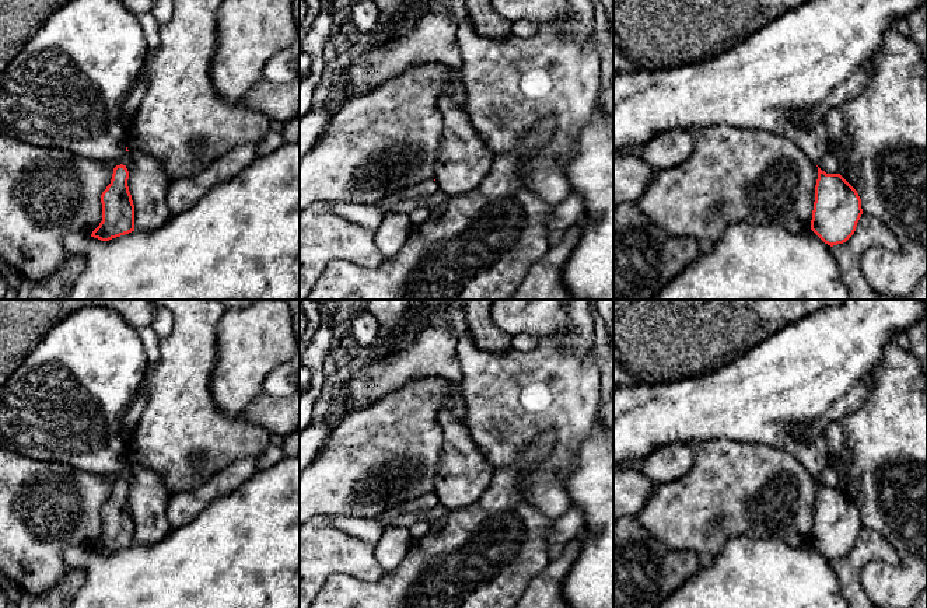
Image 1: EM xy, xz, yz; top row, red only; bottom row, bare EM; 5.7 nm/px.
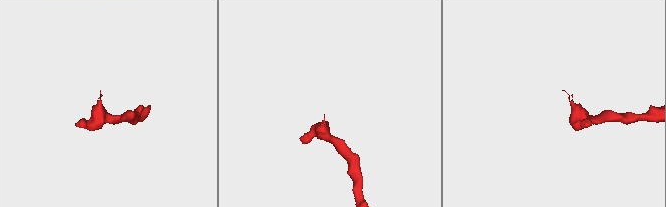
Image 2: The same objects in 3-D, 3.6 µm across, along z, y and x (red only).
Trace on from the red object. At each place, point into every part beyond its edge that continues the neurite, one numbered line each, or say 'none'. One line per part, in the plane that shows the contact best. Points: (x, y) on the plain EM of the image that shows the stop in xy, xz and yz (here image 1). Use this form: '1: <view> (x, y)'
1: xy (66, 402)

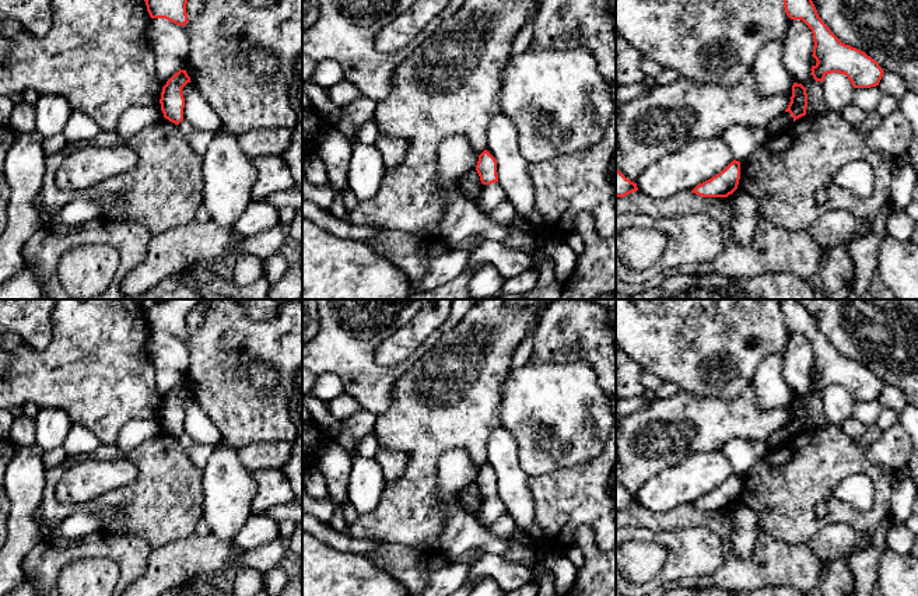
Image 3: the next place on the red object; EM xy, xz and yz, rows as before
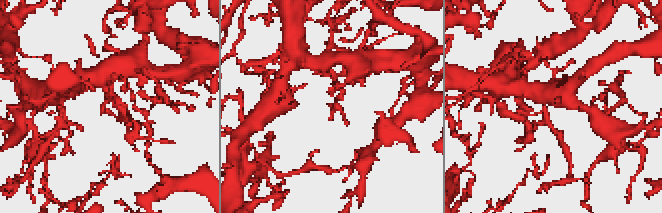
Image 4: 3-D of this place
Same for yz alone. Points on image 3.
none

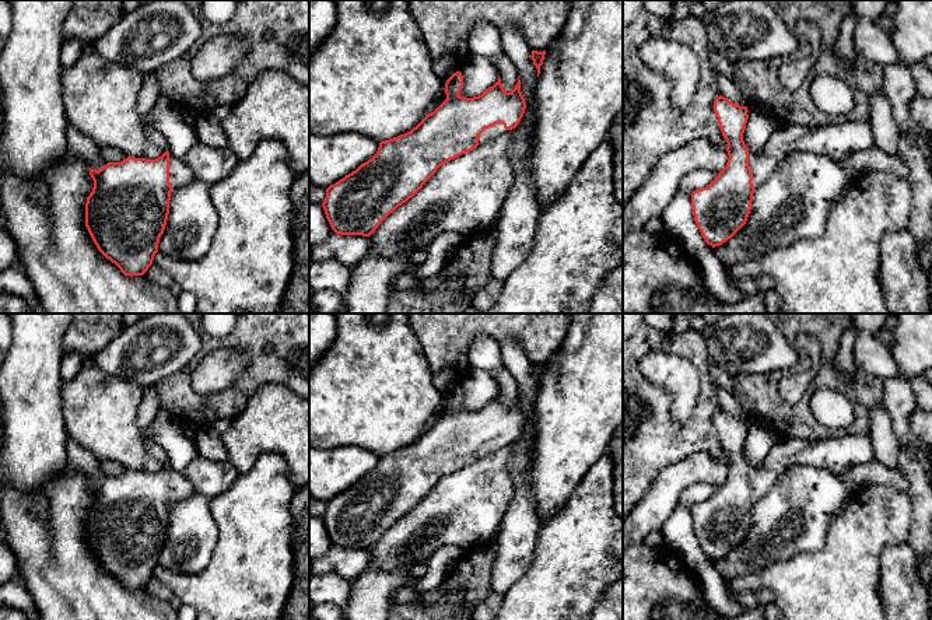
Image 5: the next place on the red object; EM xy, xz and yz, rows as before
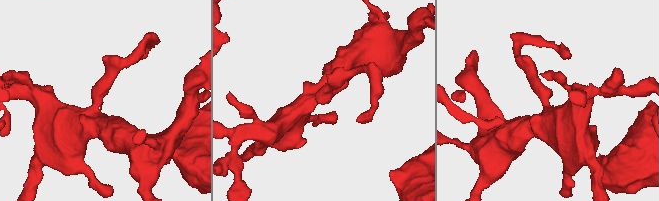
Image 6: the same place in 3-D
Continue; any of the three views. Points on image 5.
1: xz (498, 442)

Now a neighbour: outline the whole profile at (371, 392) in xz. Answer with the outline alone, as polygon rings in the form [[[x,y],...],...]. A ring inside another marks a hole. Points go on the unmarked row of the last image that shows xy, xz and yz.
[[[334,313],[334,316],[337,323],[336,339],[309,369],[309,495],[325,502],[371,473],[381,455],[390,453],[416,441],[428,428],[431,417],[445,406],[445,397],[432,382],[430,364],[409,323],[409,313]]]

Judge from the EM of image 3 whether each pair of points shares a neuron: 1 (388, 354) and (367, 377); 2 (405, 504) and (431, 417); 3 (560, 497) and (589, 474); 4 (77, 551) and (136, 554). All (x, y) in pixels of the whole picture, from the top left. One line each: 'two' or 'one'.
1: two
2: one
3: one
4: one

